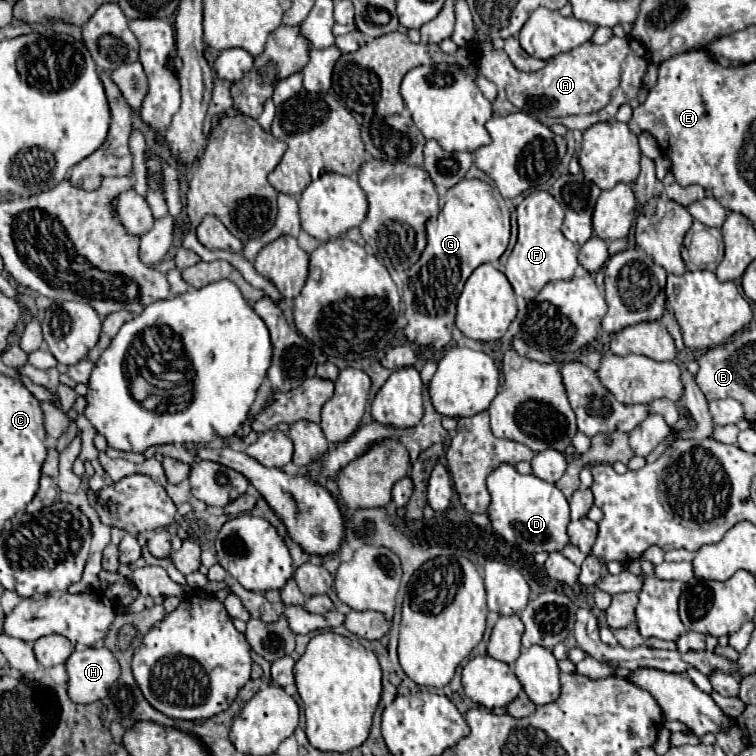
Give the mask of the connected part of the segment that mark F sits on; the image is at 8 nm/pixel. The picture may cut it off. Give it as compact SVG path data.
M533 192L529 194L519 206L517 206L518 237L517 244L507 260L505 274L515 290L515 294L523 296L525 300L533 300L537 292L551 280L569 280L575 274L577 252L579 246L569 242L563 232L563 208L555 202L555 198L545 192Z

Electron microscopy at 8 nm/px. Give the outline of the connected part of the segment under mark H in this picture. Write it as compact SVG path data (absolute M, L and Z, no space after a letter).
M85 648L83 652L73 652L65 666L69 674L69 698L75 704L103 700L121 674L117 658L107 648Z

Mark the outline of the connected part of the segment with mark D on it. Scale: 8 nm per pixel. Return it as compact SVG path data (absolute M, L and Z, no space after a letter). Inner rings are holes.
M501 464L487 480L491 492L489 518L493 530L503 536L509 544L523 548L525 552L561 552L569 544L567 524L569 524L569 504L563 492L549 482L533 474L519 474L511 464Z

